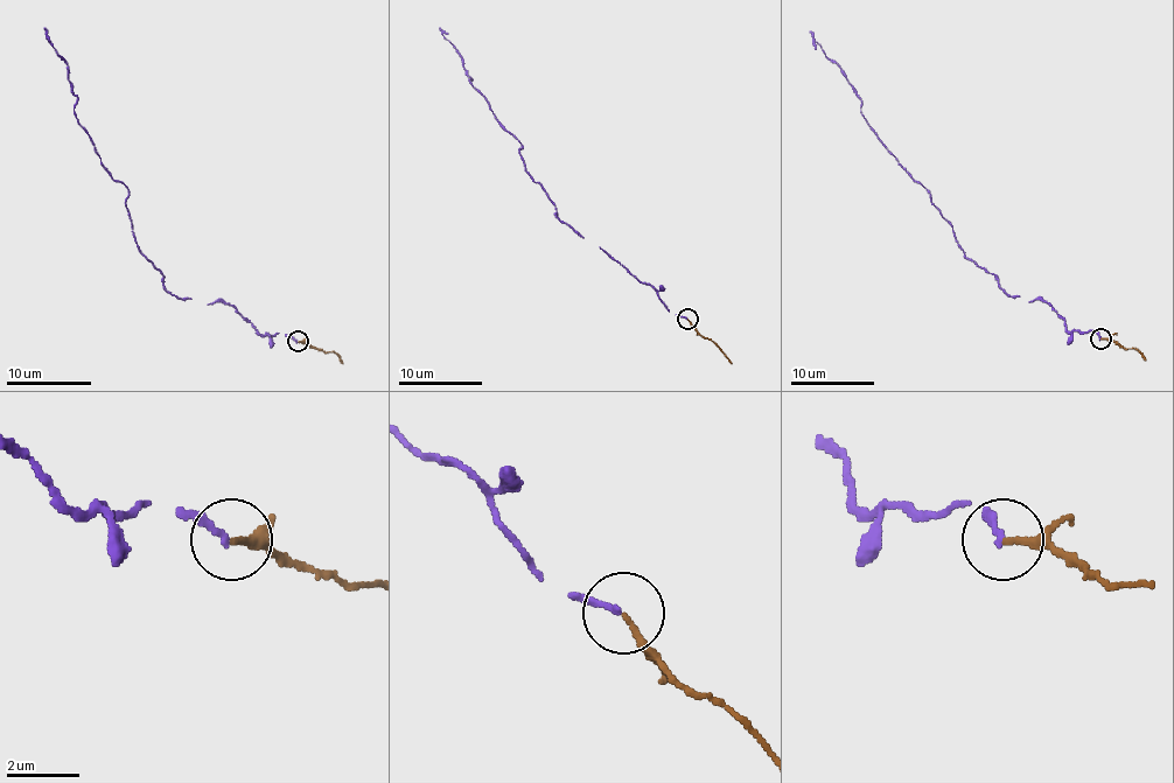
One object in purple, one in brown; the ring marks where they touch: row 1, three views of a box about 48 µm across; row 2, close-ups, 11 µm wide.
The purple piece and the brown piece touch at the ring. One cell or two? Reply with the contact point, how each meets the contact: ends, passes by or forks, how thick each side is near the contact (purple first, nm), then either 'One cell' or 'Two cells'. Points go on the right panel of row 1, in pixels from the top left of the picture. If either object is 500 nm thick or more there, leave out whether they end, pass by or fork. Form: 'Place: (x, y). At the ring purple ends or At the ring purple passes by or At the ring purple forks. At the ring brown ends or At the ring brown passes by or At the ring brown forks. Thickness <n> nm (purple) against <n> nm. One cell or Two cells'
Place: (1101, 338). At the ring purple ends. At the ring brown ends. Thickness 170 nm (purple) against 170 nm. One cell

